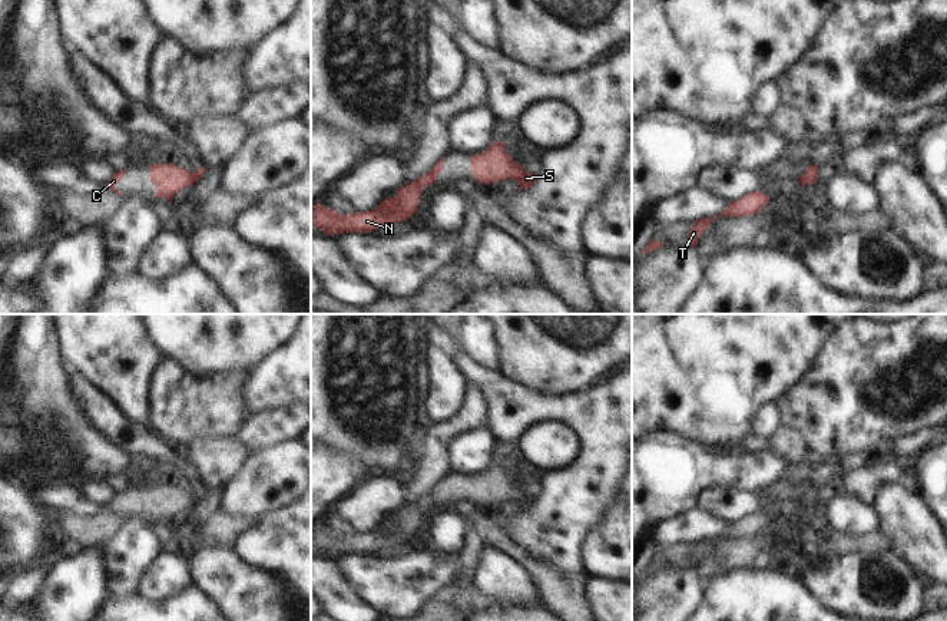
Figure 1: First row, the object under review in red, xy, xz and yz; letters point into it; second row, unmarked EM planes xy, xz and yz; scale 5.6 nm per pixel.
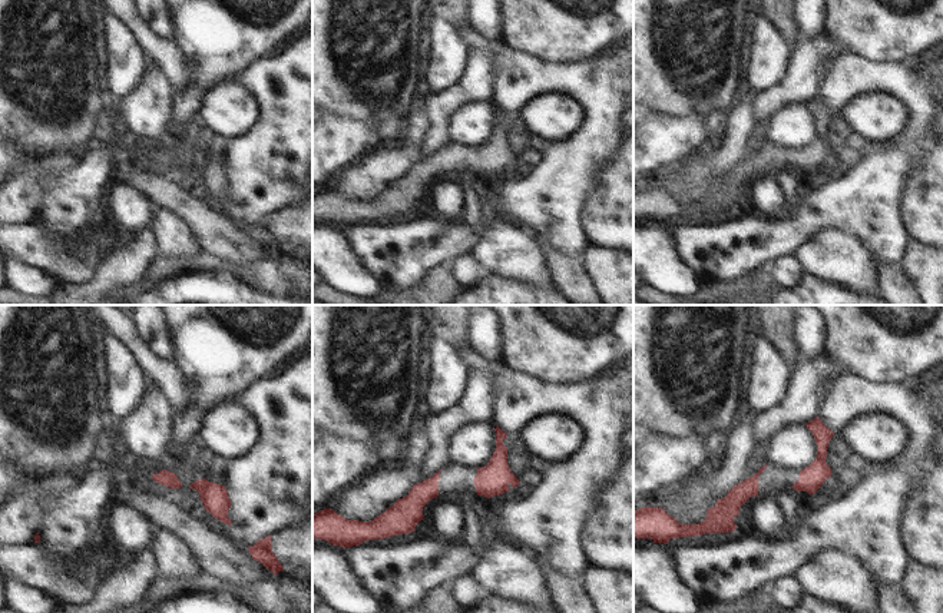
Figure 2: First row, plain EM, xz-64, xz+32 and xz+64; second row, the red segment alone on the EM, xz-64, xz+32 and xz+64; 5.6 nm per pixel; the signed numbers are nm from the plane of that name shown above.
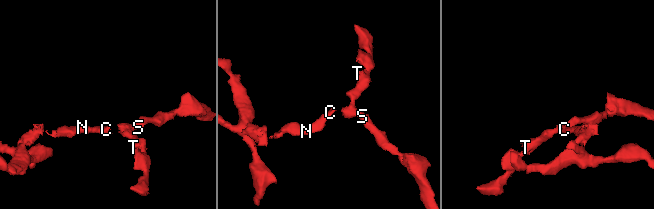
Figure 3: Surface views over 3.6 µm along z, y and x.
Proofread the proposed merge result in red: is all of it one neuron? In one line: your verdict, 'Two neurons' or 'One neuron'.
One neuron.

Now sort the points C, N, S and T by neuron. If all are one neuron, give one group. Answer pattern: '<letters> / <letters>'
C N S T

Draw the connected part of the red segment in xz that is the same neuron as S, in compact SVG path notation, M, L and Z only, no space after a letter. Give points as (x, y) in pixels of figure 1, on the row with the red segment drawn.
M493 142L486 151L479 155L471 155L470 171L474 179L480 184L497 184L507 178L514 179L520 189L529 189L537 174L524 172L520 163L514 163L510 155L506 153L503 142Z

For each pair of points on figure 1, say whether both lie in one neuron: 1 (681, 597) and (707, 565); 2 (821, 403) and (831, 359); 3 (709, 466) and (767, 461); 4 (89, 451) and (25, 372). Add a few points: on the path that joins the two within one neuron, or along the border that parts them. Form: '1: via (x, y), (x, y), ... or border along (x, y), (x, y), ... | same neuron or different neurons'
1: border along (695, 568), (704, 580) | different neurons
2: via (835, 403), (840, 399), (840, 373) | same neuron
3: via (724, 466), (752, 466) | same neuron
4: via (70, 430), (52, 410), (43, 392) | same neuron

